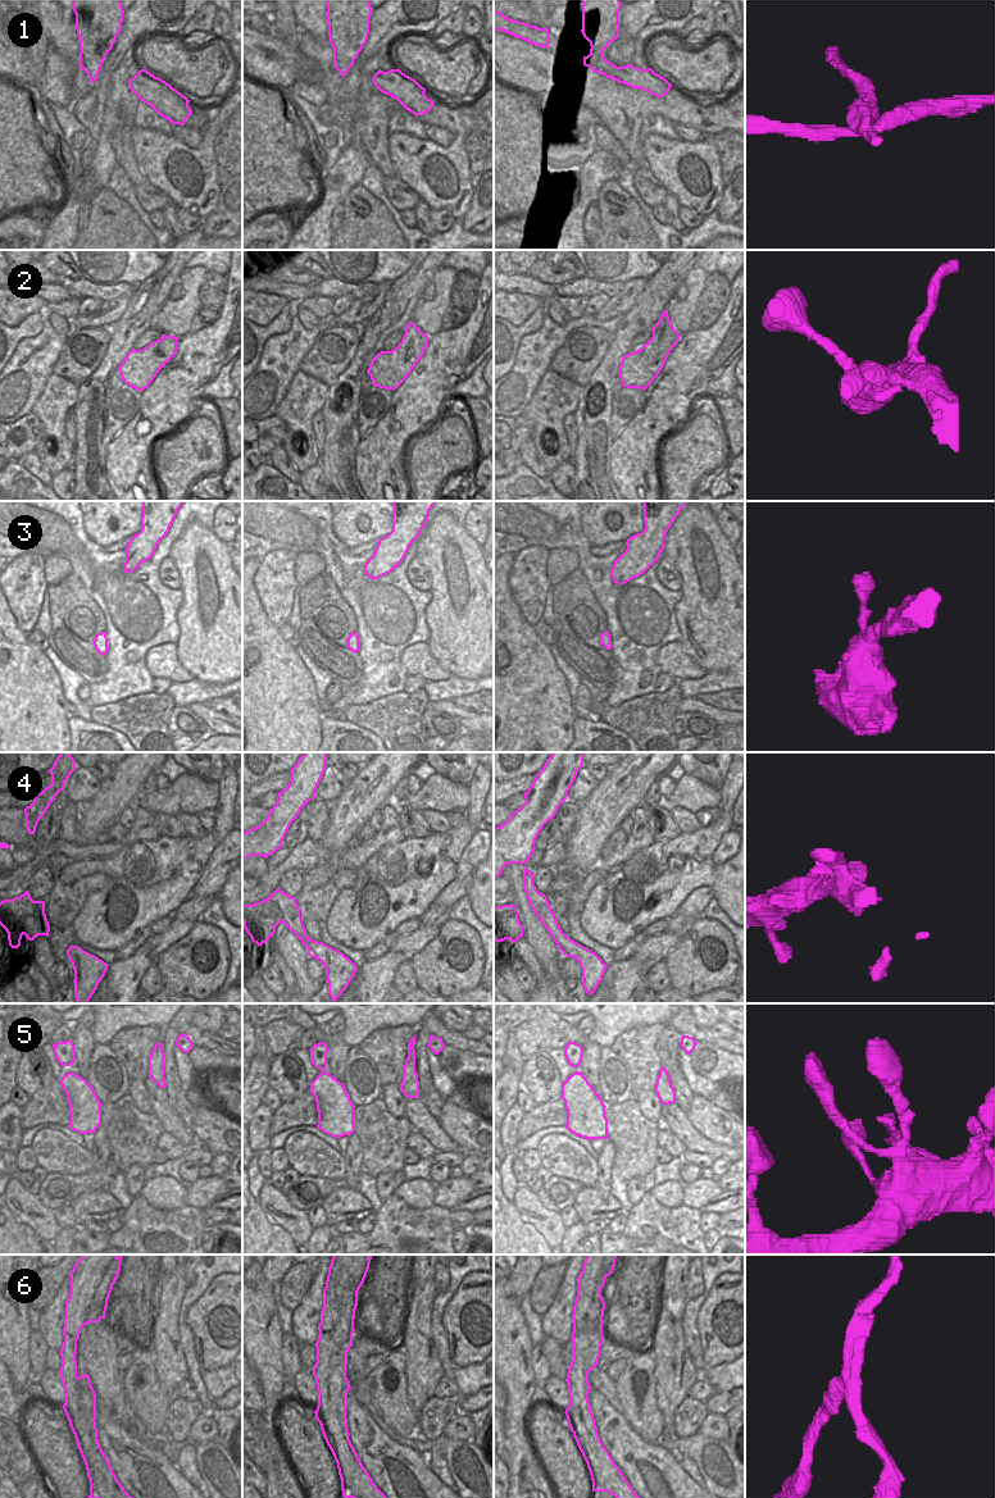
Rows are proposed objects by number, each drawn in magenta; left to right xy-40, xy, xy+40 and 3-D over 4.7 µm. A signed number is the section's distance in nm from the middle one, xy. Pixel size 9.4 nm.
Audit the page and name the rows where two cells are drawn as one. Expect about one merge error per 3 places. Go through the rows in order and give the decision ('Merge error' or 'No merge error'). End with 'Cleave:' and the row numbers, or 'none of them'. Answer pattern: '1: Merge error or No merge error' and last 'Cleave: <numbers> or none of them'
1: Merge error
2: No merge error
3: No merge error
4: No merge error
5: No merge error
6: Merge error
Cleave: 1, 6.

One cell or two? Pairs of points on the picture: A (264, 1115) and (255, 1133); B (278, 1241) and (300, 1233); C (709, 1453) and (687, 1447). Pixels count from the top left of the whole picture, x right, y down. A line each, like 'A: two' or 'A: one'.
A: one
B: two
C: one

